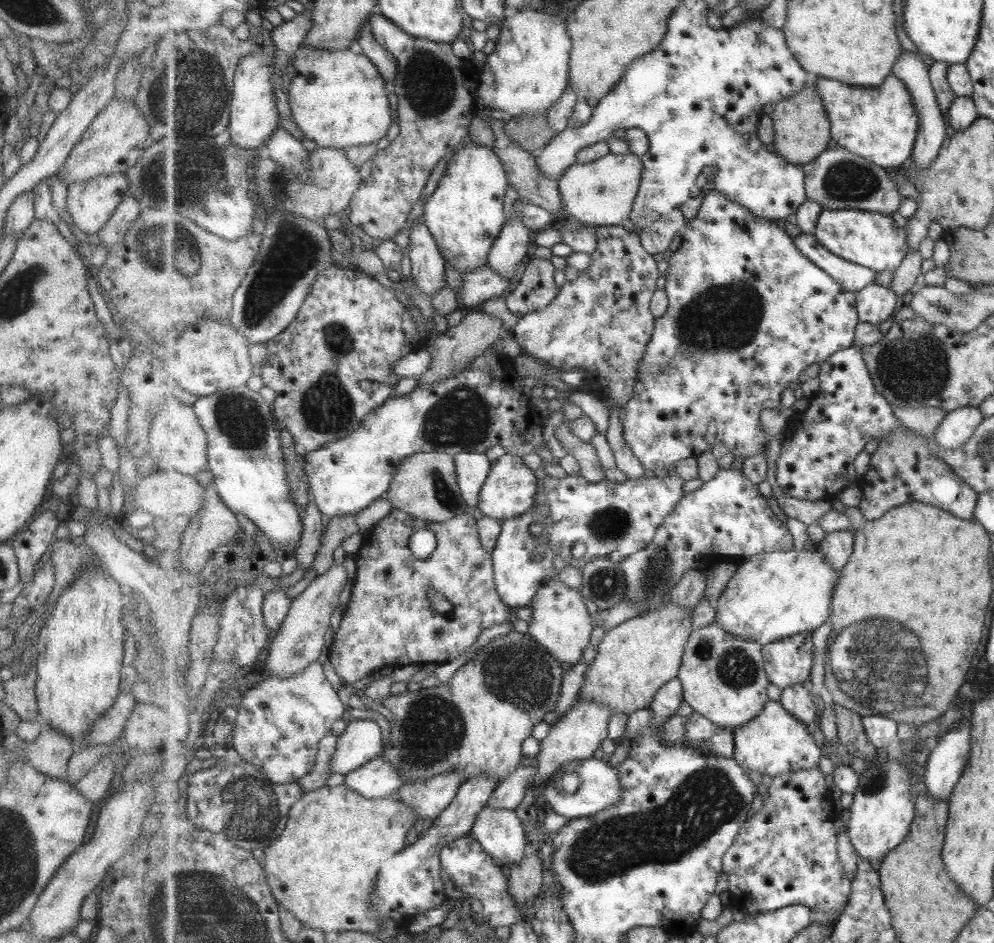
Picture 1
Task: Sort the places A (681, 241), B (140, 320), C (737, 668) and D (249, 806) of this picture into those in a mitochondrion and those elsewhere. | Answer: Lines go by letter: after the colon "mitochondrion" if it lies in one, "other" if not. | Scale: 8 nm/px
A: other
B: other
C: mitochondrion
D: mitochondrion

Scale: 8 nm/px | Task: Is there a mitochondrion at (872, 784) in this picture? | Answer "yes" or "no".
yes

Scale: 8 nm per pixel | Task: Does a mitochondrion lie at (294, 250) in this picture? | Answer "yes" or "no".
yes

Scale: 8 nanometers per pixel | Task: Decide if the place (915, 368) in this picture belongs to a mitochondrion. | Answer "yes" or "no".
yes

